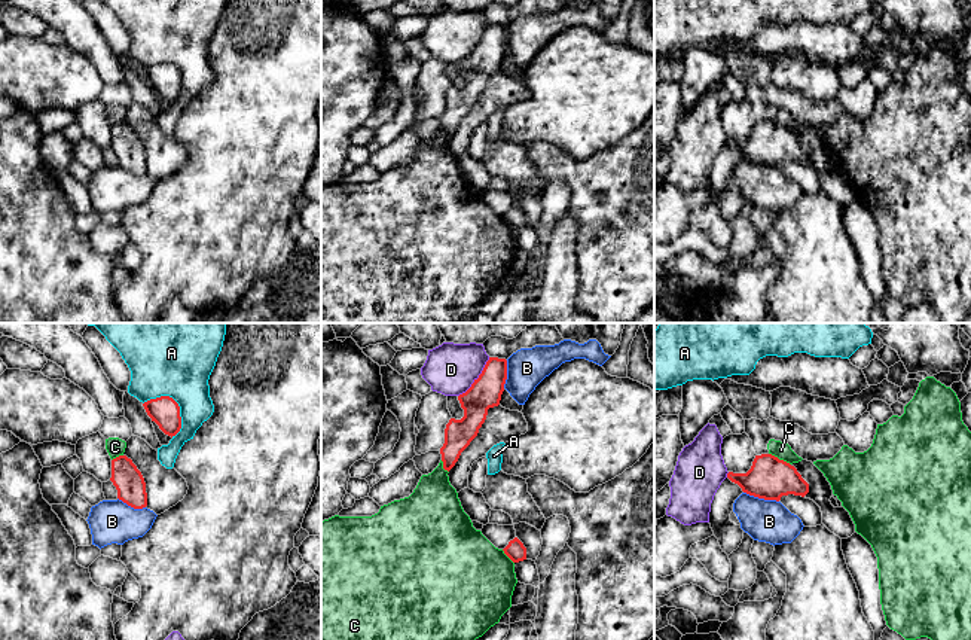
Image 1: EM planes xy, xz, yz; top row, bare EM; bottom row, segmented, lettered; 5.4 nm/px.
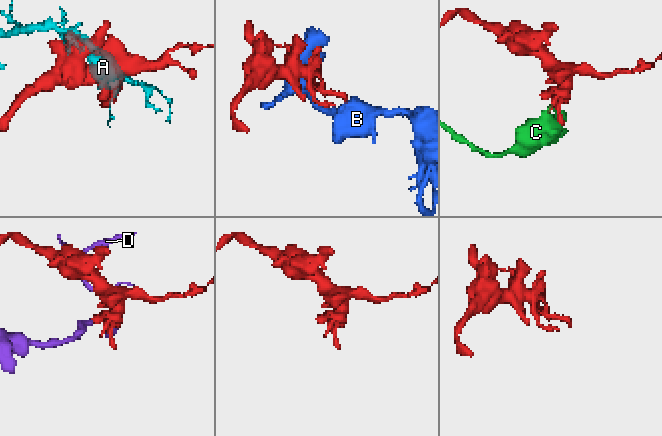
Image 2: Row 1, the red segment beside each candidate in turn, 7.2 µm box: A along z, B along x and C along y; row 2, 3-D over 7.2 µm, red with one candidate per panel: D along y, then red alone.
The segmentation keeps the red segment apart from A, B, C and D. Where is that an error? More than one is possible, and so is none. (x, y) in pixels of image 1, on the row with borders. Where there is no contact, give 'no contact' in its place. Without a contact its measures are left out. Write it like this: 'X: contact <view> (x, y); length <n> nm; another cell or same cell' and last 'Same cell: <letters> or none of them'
A: contact xy (174, 401); length 260 nm; another cell
B: contact yz (762, 497); length 200 nm; another cell
C: contact yz (778, 459); length 140 nm; another cell
D: contact xz (478, 378); length 280 nm; another cell
Same cell: none of them

